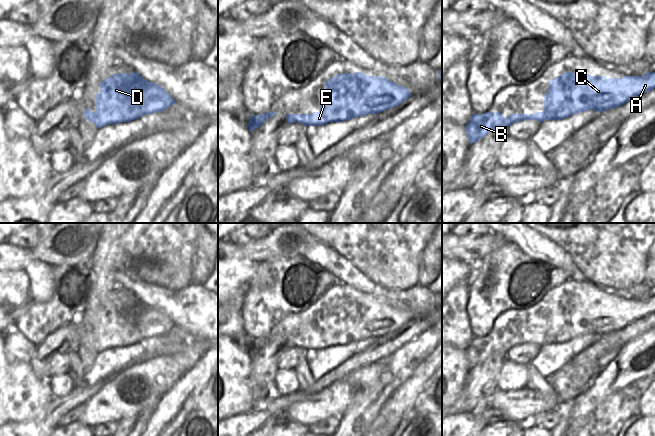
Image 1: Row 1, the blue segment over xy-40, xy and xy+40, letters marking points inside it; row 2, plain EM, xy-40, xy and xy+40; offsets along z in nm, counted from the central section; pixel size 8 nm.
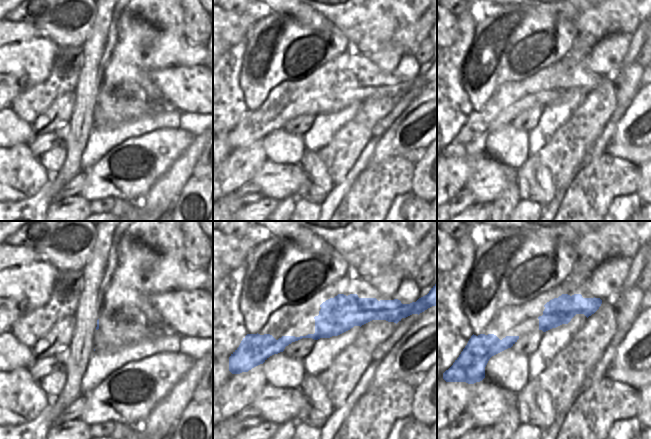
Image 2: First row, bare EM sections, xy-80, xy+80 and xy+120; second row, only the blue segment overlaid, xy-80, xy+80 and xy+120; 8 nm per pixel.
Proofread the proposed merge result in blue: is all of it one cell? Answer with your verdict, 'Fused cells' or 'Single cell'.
Single cell.

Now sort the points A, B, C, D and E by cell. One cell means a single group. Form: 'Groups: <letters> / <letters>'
Groups: A B C D E.

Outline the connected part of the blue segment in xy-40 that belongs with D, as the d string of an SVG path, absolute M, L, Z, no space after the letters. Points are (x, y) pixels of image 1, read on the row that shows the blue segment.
M136 71L113 74L97 85L101 89L95 95L96 111L91 112L89 108L84 111L84 117L97 128L129 122L175 104L164 88L145 80Z

